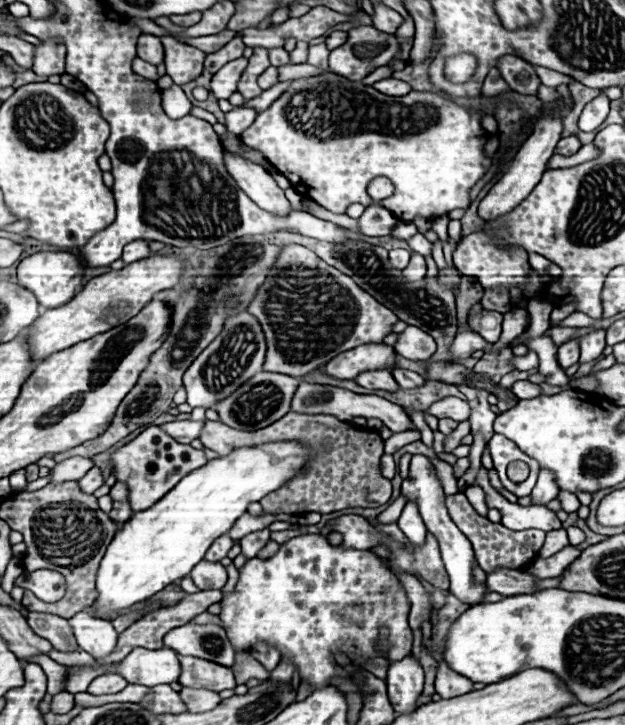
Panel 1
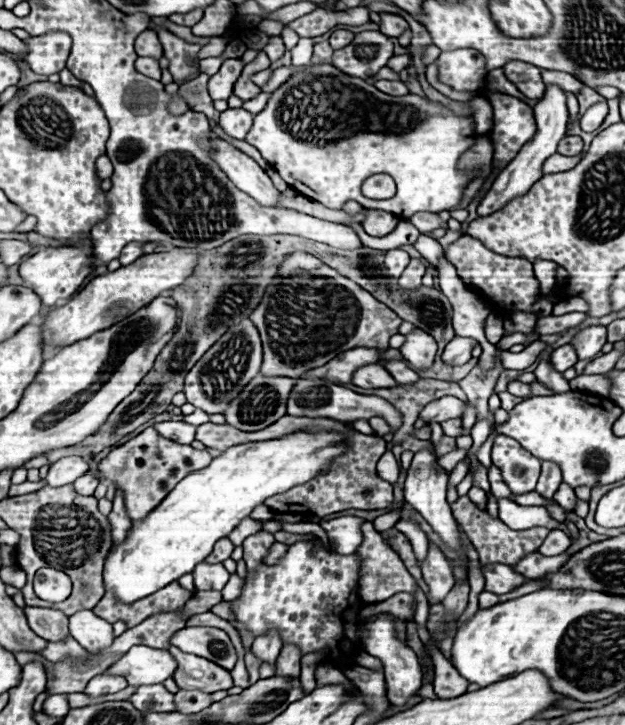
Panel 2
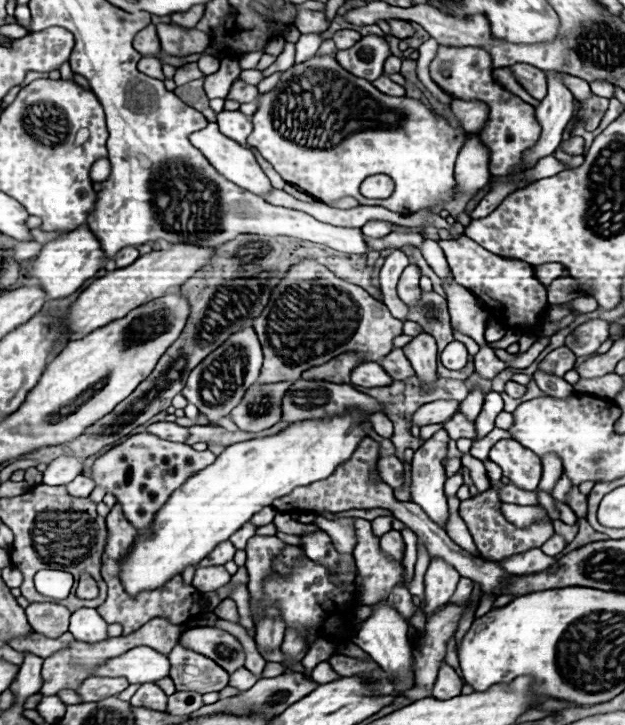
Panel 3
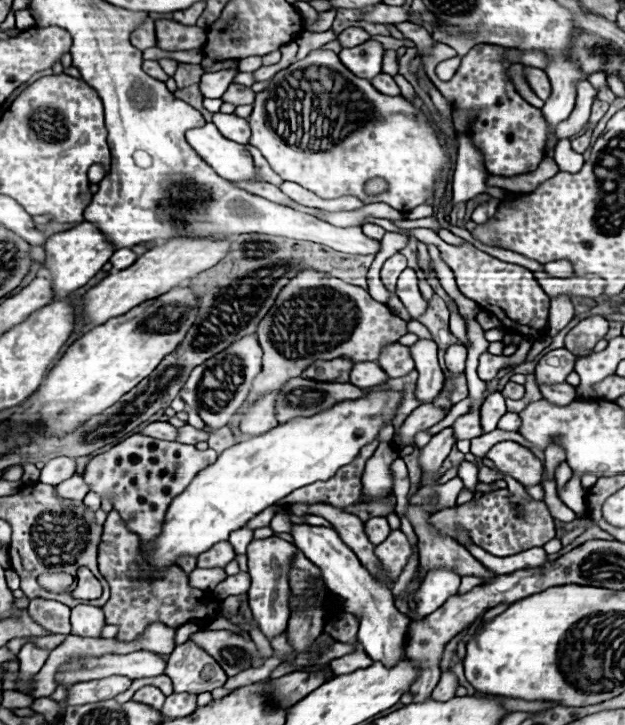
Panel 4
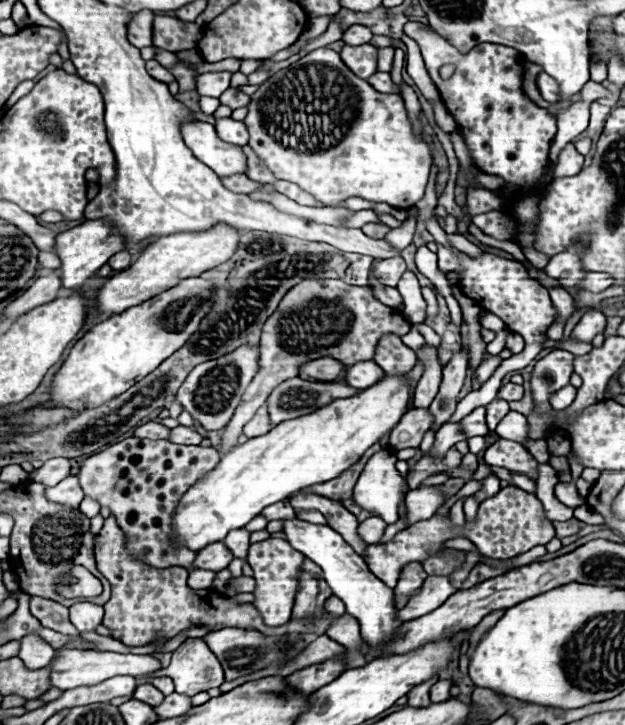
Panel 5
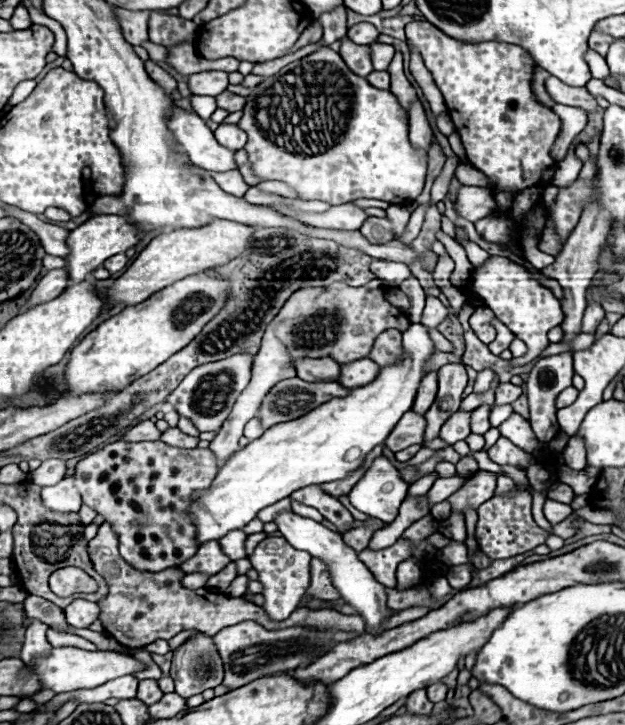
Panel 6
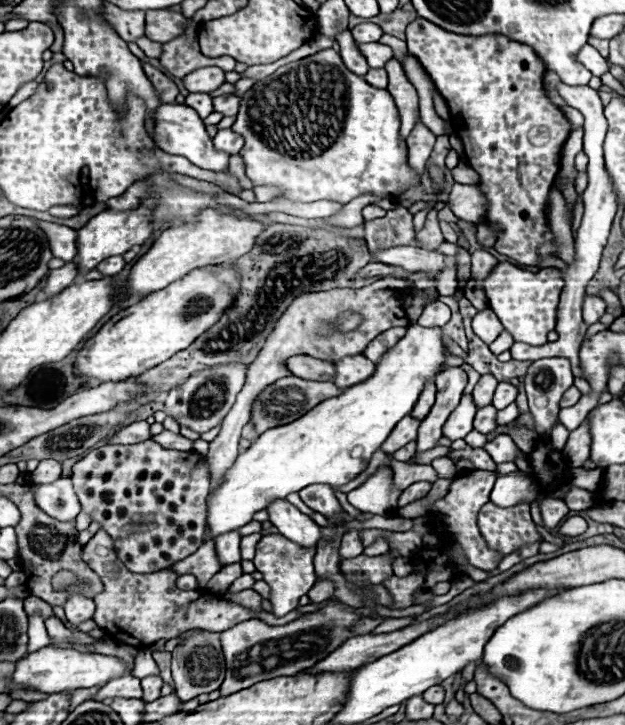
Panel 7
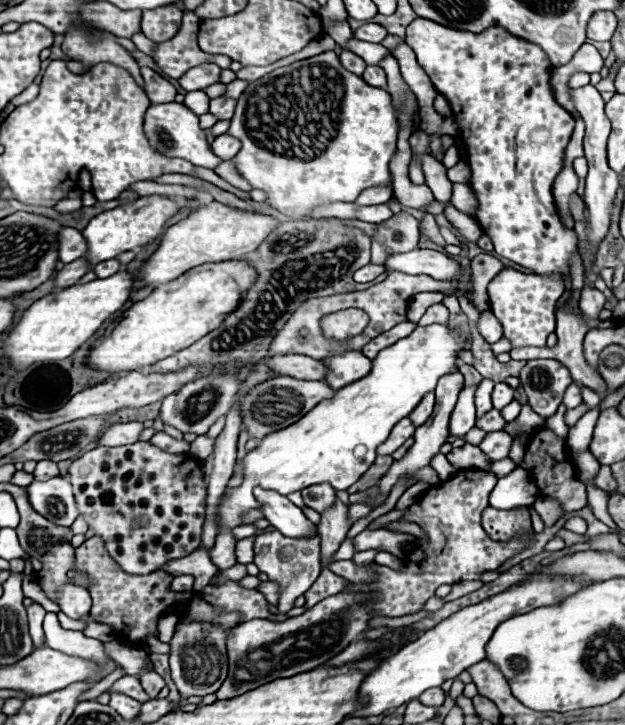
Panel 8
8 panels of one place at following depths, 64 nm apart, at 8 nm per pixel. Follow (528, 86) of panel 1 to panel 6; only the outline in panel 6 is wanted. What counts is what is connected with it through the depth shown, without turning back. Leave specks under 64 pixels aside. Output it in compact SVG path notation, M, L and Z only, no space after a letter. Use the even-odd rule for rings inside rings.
M550 76L546 78L544 82L546 86L546 92L550 94L550 98L554 98L558 104L568 104L568 106L578 106L578 108L584 108L588 114L592 110L596 110L596 98L592 98L586 88L570 88L570 86L564 86L558 78Z

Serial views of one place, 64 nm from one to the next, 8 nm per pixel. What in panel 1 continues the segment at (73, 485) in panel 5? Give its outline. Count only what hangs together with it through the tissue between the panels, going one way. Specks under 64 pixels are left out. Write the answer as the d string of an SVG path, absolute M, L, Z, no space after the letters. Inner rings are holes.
M94 466L78 484L80 484L80 488L82 488L86 494L94 494L94 492L104 484L104 472Z

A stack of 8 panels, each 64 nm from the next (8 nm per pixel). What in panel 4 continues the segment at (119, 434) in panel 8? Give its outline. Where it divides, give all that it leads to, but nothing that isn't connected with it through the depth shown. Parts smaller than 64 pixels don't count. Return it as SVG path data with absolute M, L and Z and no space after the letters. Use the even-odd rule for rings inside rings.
M152 422L148 424L142 434L146 436L152 436L152 438L158 438L158 440L176 440L176 434L178 434L178 428L174 428L172 424L168 422Z

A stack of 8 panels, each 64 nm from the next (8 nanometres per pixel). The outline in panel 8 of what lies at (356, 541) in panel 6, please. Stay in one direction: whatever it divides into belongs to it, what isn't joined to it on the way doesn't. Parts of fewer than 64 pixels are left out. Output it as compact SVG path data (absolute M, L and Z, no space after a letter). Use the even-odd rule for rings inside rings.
M346 538L342 542L342 546L340 546L340 550L336 552L336 558L334 560L350 560L354 554L356 554L356 548L352 544L352 538Z

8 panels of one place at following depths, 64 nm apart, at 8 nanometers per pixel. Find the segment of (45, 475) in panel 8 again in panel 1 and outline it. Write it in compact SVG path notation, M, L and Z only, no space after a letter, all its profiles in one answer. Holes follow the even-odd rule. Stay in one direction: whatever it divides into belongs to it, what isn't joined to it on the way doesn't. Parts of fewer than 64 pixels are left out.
M68 458L62 460L60 464L56 464L56 468L52 468L52 482L60 484L60 482L72 482L72 480L80 480L84 478L84 474L94 468L94 462L90 458Z

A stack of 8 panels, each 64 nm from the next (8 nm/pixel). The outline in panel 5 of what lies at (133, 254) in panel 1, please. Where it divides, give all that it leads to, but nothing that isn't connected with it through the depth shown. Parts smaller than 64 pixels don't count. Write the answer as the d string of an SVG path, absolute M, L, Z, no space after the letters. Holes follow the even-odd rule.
M122 250L120 254L114 254L110 260L108 260L108 264L112 266L112 270L126 270L130 264L132 264L132 254L128 252L128 250Z

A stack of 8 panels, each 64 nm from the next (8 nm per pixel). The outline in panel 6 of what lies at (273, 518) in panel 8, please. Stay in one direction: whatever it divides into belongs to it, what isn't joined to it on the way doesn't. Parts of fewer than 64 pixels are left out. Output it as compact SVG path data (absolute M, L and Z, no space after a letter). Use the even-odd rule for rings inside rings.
M282 512L276 516L274 520L278 524L278 530L282 532L282 536L298 550L304 550L308 554L312 554L312 558L322 560L328 566L328 574L332 580L332 586L340 592L340 596L346 600L348 606L352 606L366 622L366 630L368 634L376 636L380 634L380 626L384 620L390 618L388 614L388 606L386 606L386 586L382 586L380 582L376 582L372 578L372 572L358 560L358 554L344 544L342 534L340 532L332 532L326 526L322 526L320 522L314 522L310 518L302 518L294 512Z

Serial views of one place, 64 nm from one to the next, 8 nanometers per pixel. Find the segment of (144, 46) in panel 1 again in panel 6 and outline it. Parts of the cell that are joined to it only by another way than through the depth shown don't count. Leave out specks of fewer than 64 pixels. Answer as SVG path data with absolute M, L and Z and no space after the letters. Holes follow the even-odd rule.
M116 8L116 14L120 18L124 38L132 46L142 46L142 42L148 42L148 18L150 18L148 10L132 12L132 10Z

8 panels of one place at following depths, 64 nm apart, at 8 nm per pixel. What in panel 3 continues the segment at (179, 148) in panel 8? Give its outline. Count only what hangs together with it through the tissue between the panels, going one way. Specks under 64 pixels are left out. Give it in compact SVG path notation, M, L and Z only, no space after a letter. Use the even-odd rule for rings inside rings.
M210 122L204 130L190 134L190 142L210 160L210 164L212 164L224 178L228 178L228 180L234 182L236 186L240 186L240 188L244 188L244 190L260 196L260 198L264 198L266 194L270 194L270 190L272 190L270 180L266 178L266 174L264 174L262 168L258 166L254 154L252 154L250 150L246 150L244 146L240 146L238 142L232 142L230 138L224 138L224 134L220 134L220 130L218 130L218 126L216 126L214 122Z

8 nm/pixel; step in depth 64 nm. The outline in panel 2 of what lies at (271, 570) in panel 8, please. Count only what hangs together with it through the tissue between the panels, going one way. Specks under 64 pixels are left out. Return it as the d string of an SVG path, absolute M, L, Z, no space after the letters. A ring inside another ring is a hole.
M260 532L260 534L252 534L252 538L244 540L244 562L248 566L248 570L256 568L262 558L266 556L268 548L274 544L274 536L268 532ZM276 632L272 634L266 634L266 636L258 636L252 644L252 652L256 658L260 658L262 662L268 662L268 664L274 664L278 654L282 650L282 642L280 638L276 636Z

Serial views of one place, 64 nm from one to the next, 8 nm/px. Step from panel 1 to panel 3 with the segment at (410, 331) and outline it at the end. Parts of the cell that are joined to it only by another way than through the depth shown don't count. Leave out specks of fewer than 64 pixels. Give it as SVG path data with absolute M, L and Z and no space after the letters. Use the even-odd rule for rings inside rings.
M422 332L418 336L412 338L412 342L408 346L402 348L406 358L410 360L412 368L416 370L416 376L422 382L432 384L436 380L436 340Z

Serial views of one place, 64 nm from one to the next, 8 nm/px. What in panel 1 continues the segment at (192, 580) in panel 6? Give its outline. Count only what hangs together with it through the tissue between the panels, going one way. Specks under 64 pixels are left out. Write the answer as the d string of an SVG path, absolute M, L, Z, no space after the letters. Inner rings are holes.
M200 562L192 568L190 578L200 590L222 590L226 584L226 568L220 562Z

